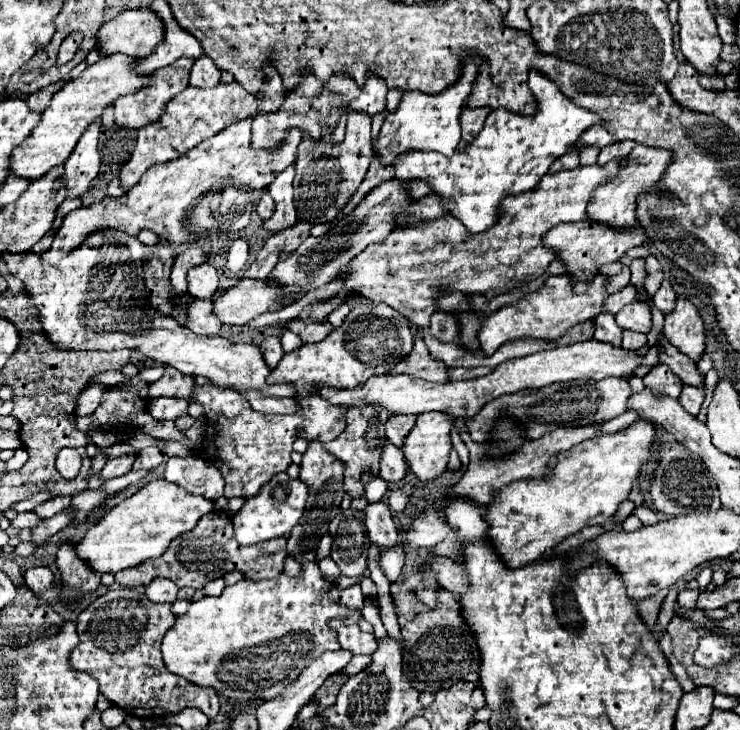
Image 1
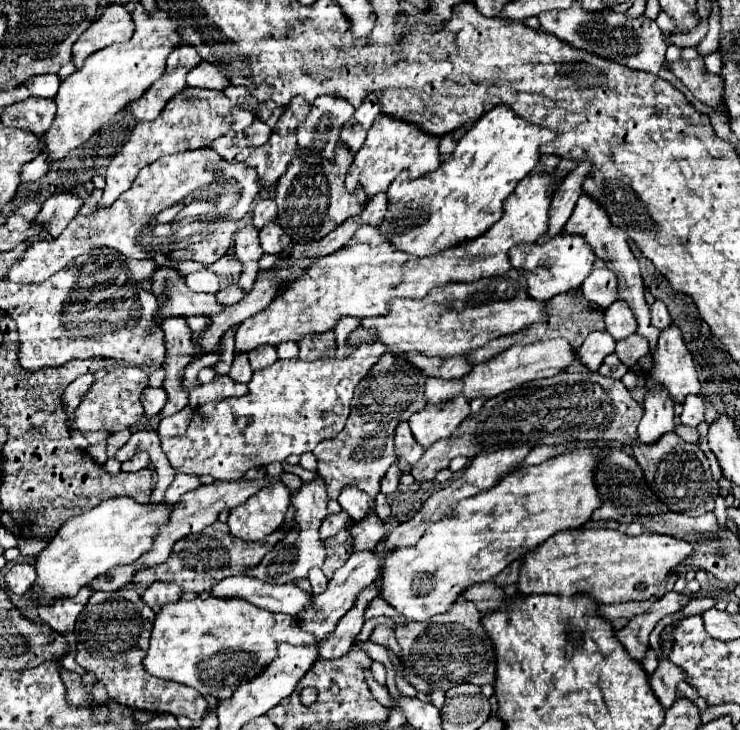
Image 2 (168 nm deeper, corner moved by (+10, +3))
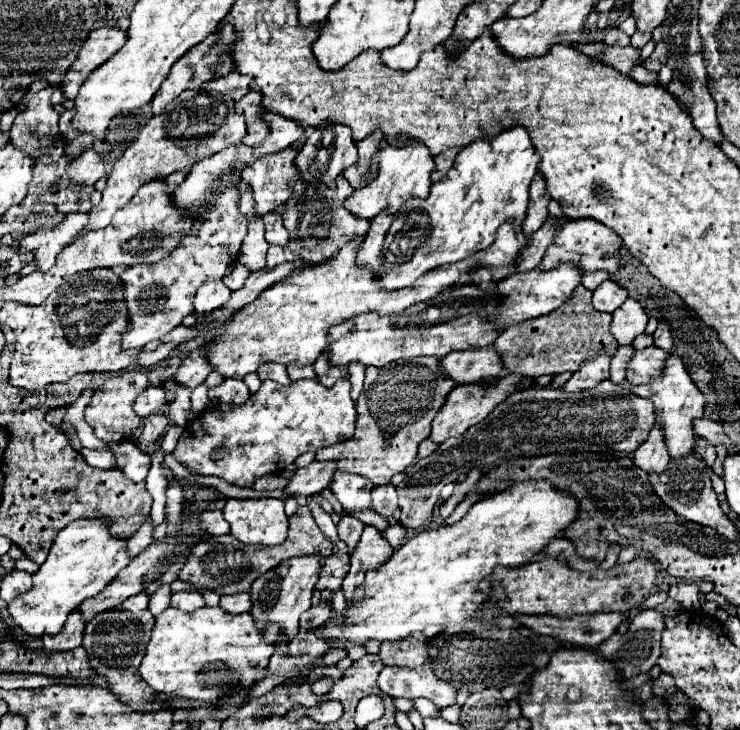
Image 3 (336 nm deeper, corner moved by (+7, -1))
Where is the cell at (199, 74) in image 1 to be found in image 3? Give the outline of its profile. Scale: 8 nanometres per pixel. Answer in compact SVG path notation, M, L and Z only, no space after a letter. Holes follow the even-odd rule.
M231 71L225 77L219 77L215 81L209 81L205 85L205 89L209 93L229 95L233 101L241 101L241 97L245 97L251 91L251 83L253 83L253 77L247 77L247 75L241 75L237 71Z

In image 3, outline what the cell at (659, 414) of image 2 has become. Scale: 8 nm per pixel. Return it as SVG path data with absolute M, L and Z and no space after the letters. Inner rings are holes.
M655 425L647 437L647 441L633 453L633 461L645 473L663 473L669 465L669 451L663 441L663 431Z

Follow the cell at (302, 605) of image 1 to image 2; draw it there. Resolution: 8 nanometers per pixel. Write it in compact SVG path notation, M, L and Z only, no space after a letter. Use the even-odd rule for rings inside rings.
M196 597L194 601L164 605L156 615L144 667L154 677L194 687L204 697L224 699L248 681L248 677L256 677L256 673L276 657L276 645L282 641L292 645L310 645L316 643L316 637L302 631L294 617L258 609L238 597Z

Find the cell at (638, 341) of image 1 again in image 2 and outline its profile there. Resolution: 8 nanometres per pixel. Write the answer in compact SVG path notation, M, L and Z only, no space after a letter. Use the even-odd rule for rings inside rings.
M632 333L626 339L616 341L616 351L614 353L618 355L618 359L626 367L632 367L642 355L648 355L648 341L642 335Z

